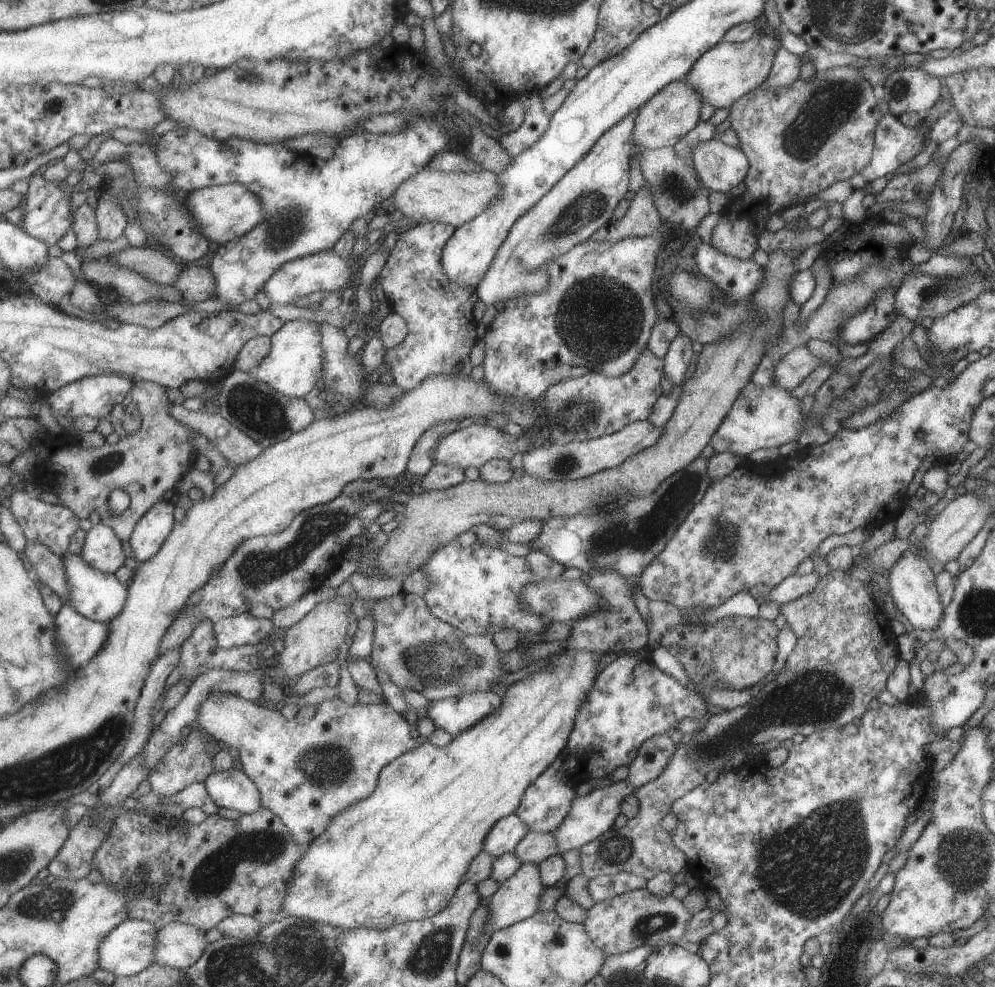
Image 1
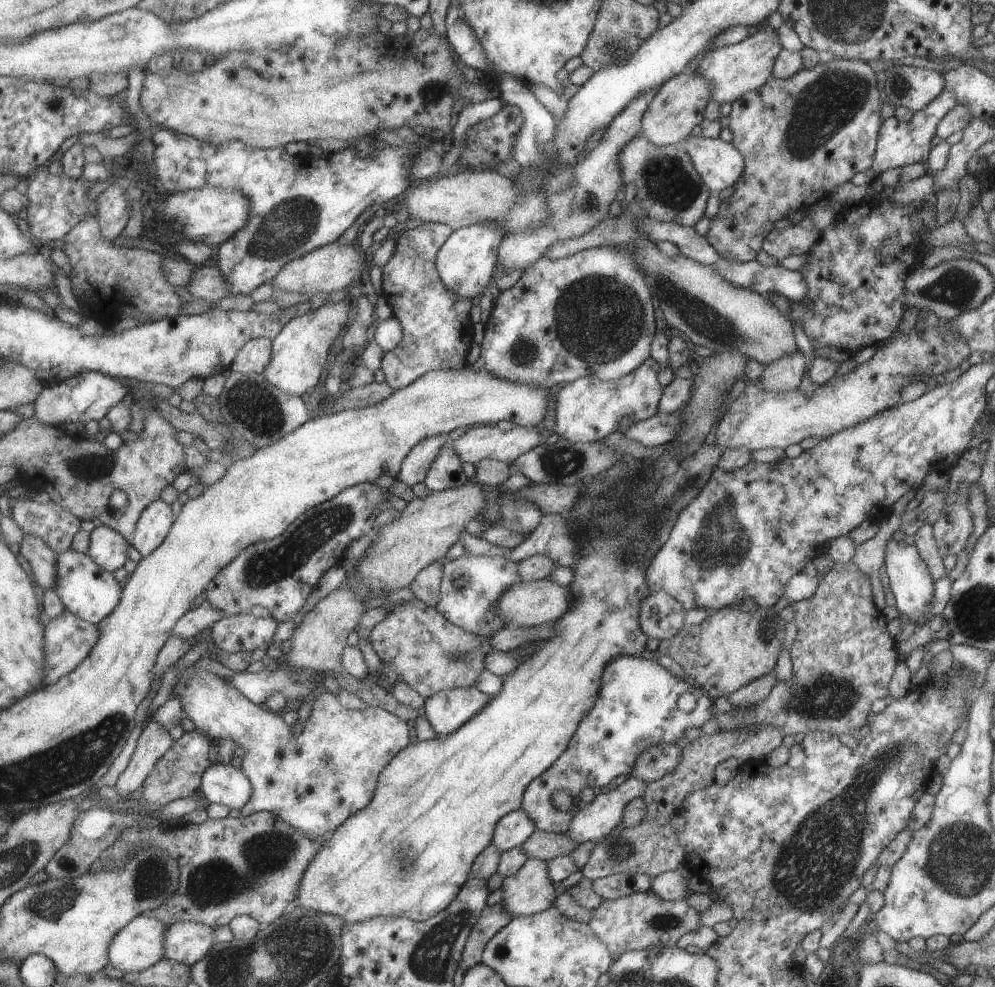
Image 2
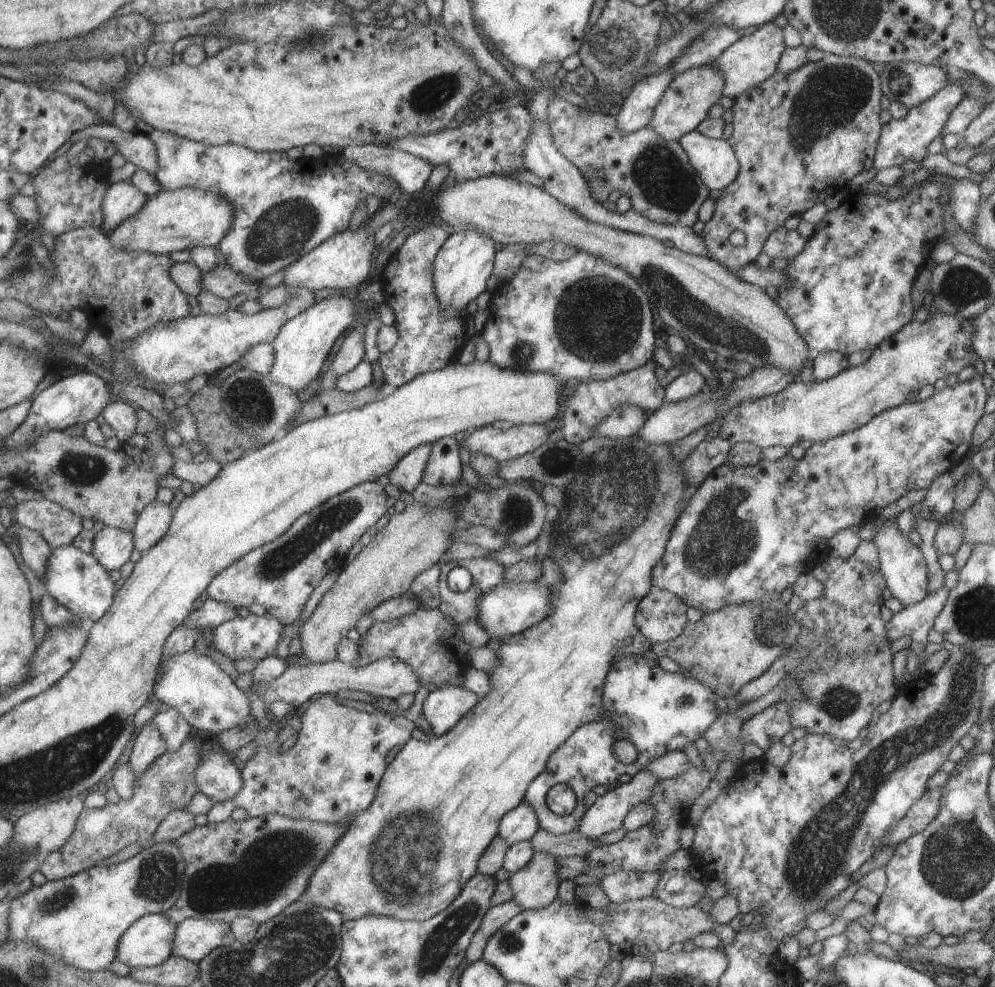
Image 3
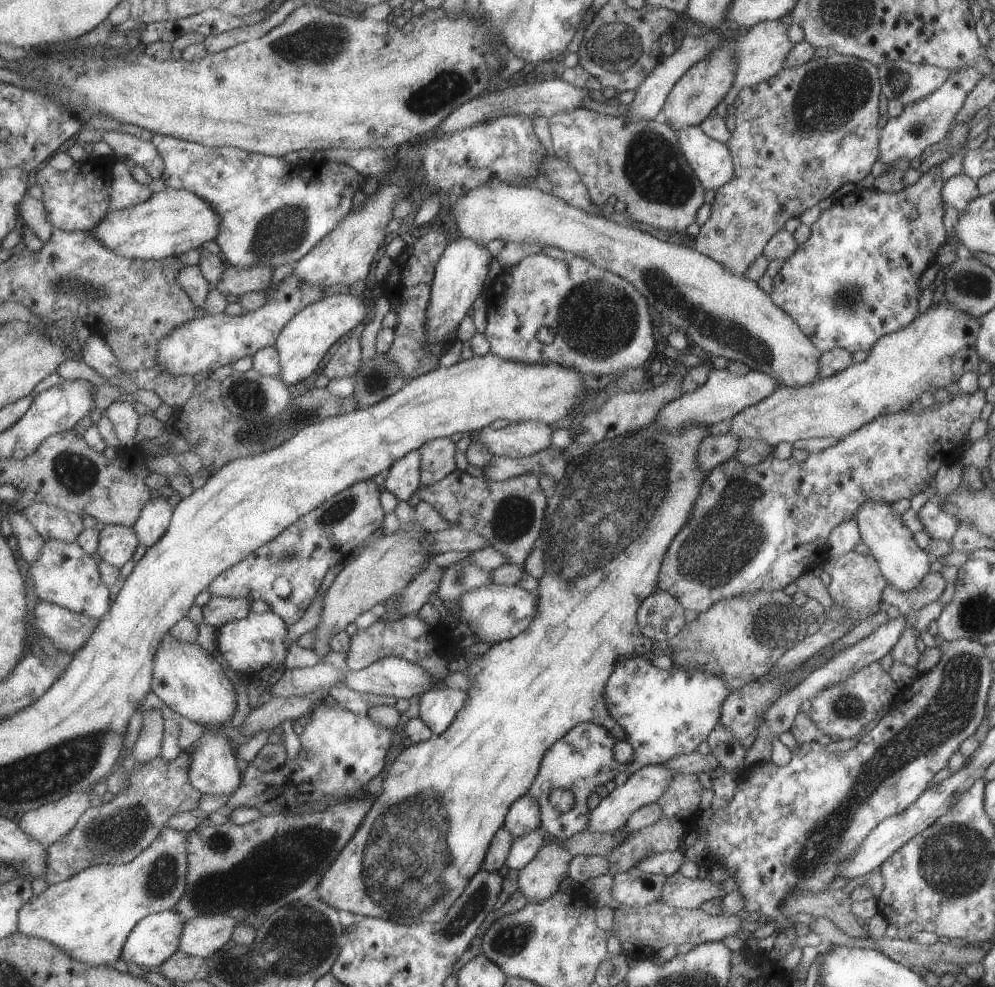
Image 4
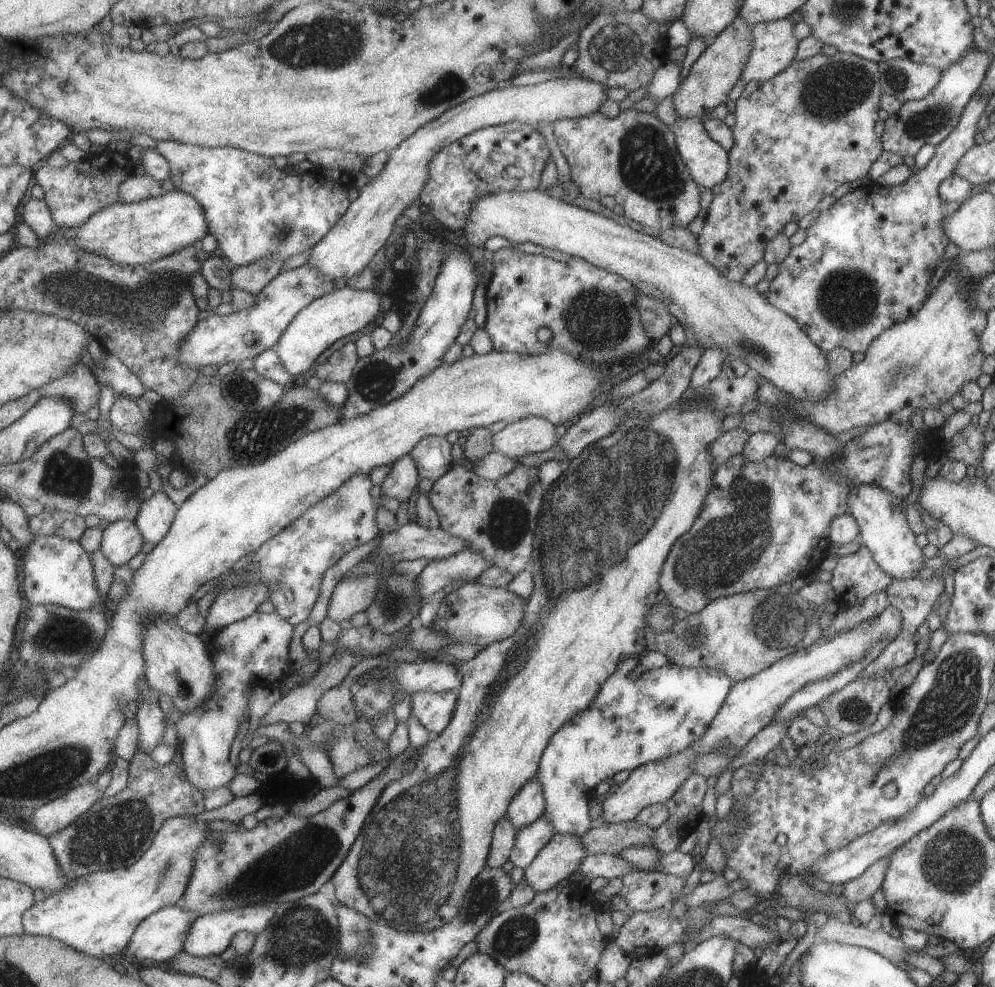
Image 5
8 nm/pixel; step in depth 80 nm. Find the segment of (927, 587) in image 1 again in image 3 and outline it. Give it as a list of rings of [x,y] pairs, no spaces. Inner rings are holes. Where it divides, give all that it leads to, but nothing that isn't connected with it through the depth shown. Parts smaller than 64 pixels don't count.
[[[889,519],[876,526],[870,540],[878,552],[878,570],[884,576],[886,587],[902,606],[919,602],[926,594],[928,562],[923,558],[920,548],[909,541],[907,534],[897,529],[896,522]]]

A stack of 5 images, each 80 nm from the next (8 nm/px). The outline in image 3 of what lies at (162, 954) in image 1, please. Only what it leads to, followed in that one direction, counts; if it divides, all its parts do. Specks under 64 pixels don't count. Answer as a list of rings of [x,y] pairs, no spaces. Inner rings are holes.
[[[182,920],[175,929],[172,954],[198,963],[210,950],[221,945],[230,926],[221,921]]]

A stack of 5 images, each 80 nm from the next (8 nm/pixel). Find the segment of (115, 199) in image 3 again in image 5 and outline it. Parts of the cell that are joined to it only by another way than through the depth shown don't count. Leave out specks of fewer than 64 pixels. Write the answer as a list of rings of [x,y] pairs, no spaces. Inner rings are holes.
[[[147,173],[130,174],[118,186],[118,202],[130,203],[163,196],[165,193],[167,192],[161,187],[161,183]]]

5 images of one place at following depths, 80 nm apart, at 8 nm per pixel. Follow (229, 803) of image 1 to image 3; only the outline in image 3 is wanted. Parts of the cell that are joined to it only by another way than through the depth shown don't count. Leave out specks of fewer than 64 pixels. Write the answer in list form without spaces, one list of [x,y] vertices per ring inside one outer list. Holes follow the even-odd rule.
[[[216,741],[211,745],[208,754],[201,754],[198,760],[194,783],[198,791],[213,802],[225,802],[239,794],[244,782],[233,763],[233,756],[229,756]]]

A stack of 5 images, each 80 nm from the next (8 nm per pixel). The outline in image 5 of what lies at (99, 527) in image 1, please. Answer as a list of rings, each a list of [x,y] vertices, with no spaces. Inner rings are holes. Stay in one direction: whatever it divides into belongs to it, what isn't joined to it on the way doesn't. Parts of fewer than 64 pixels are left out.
[[[127,519],[114,520],[102,530],[100,550],[113,565],[125,565],[141,550],[143,537],[137,525]]]

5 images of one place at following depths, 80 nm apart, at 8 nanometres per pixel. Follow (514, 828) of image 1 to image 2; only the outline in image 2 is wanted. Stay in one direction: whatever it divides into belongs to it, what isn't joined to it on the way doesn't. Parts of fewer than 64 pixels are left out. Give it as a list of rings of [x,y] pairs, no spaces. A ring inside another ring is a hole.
[[[523,809],[503,815],[494,828],[492,842],[500,852],[519,846],[534,830],[534,822]]]

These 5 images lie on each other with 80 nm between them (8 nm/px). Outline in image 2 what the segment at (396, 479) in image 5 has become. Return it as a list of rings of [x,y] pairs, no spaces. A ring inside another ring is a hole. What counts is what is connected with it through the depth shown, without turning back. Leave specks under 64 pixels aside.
[[[435,435],[414,444],[401,461],[401,466],[394,478],[410,488],[414,484],[423,483],[429,465],[437,456],[441,443],[447,440],[447,435]]]

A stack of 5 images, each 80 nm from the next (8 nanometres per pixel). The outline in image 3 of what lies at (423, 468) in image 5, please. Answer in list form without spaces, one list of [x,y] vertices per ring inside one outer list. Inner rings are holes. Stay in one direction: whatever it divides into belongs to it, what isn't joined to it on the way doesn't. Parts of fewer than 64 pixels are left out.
[[[452,436],[433,441],[421,476],[422,482],[439,486],[461,479],[458,448],[459,442]]]

